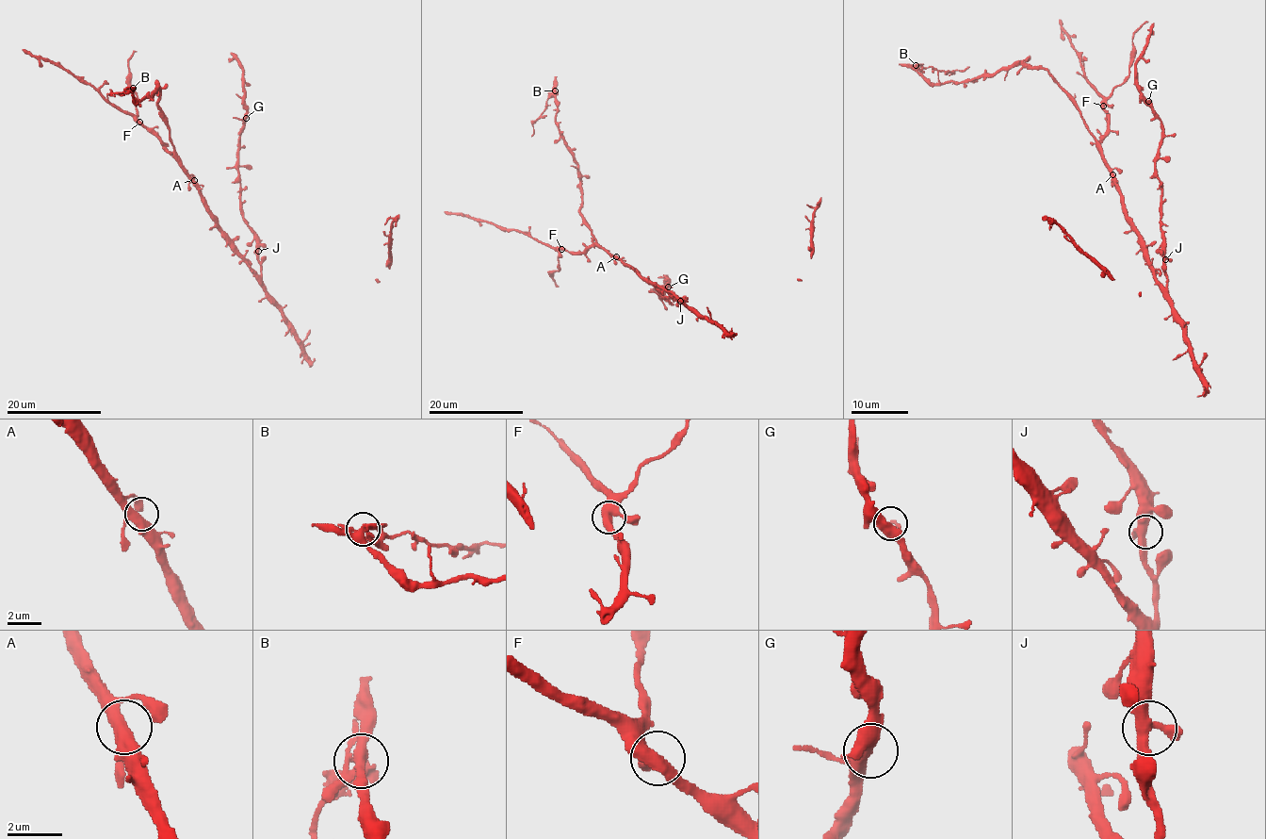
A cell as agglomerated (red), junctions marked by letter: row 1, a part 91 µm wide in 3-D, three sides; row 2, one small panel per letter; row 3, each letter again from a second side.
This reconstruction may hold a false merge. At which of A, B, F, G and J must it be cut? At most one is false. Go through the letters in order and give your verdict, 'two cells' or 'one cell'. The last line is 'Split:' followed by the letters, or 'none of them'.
A: one cell
B: two cells
F: one cell
G: one cell
J: one cell
Split: B

